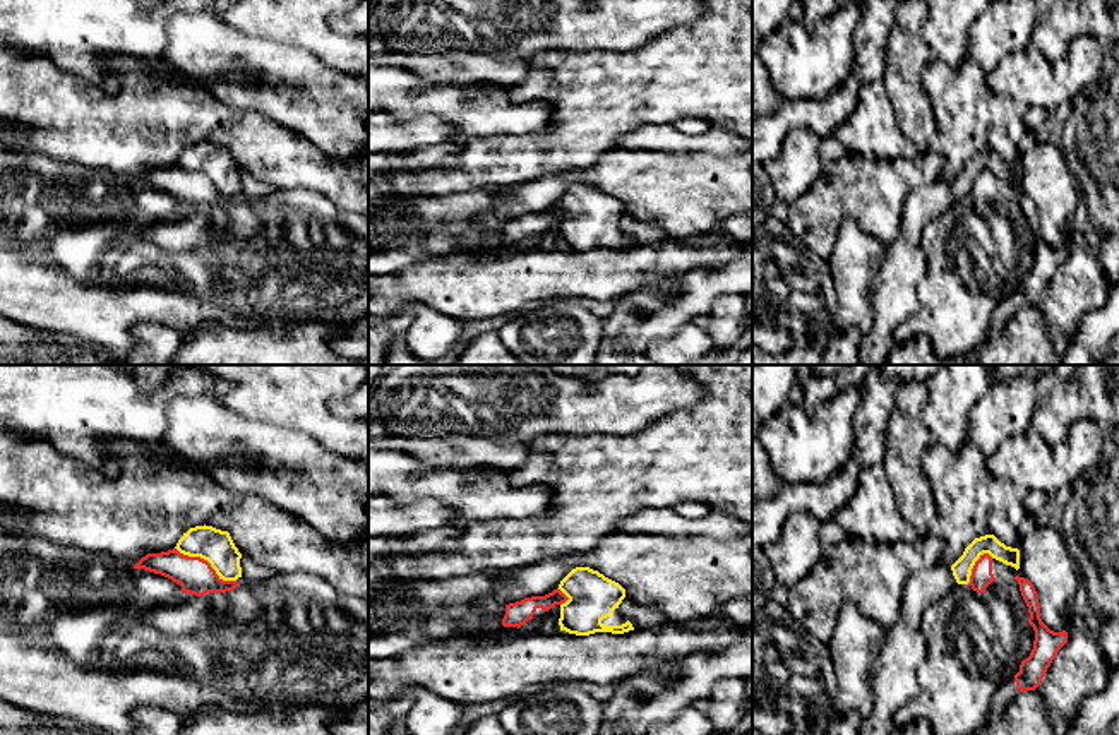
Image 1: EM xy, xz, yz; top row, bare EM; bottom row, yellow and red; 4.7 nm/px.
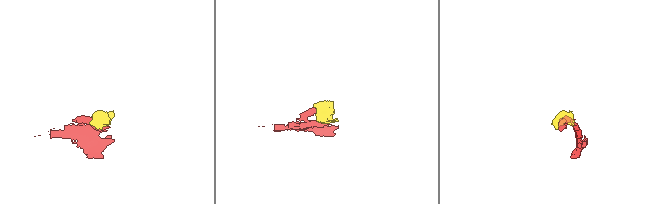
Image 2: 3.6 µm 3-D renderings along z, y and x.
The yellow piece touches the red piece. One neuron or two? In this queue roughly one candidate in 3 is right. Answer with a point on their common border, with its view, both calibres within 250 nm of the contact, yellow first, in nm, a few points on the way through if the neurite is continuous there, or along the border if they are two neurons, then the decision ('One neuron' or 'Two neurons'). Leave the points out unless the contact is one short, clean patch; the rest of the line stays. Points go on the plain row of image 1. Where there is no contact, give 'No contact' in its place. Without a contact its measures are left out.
Touches yellow at xy (206, 175). Thickness 160 nm (yellow) against 170 nm. Boundary: xy (175, 163), (184, 170), (203, 173), (223, 196), (235, 197). Two neurons

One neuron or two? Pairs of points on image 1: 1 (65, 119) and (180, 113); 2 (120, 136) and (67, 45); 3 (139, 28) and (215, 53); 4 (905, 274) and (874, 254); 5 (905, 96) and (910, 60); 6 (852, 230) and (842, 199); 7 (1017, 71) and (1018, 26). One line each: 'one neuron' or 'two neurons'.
1: one neuron
2: two neurons
3: two neurons
4: two neurons
5: one neuron
6: two neurons
7: two neurons

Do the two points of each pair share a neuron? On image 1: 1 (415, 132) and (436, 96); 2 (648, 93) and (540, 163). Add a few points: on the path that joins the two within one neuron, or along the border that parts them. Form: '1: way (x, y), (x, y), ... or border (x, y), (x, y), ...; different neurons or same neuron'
1: border (386, 112), (398, 119), (437, 117), (458, 139); different neurons
2: way (621, 93), (616, 93), (568, 141); same neuron

